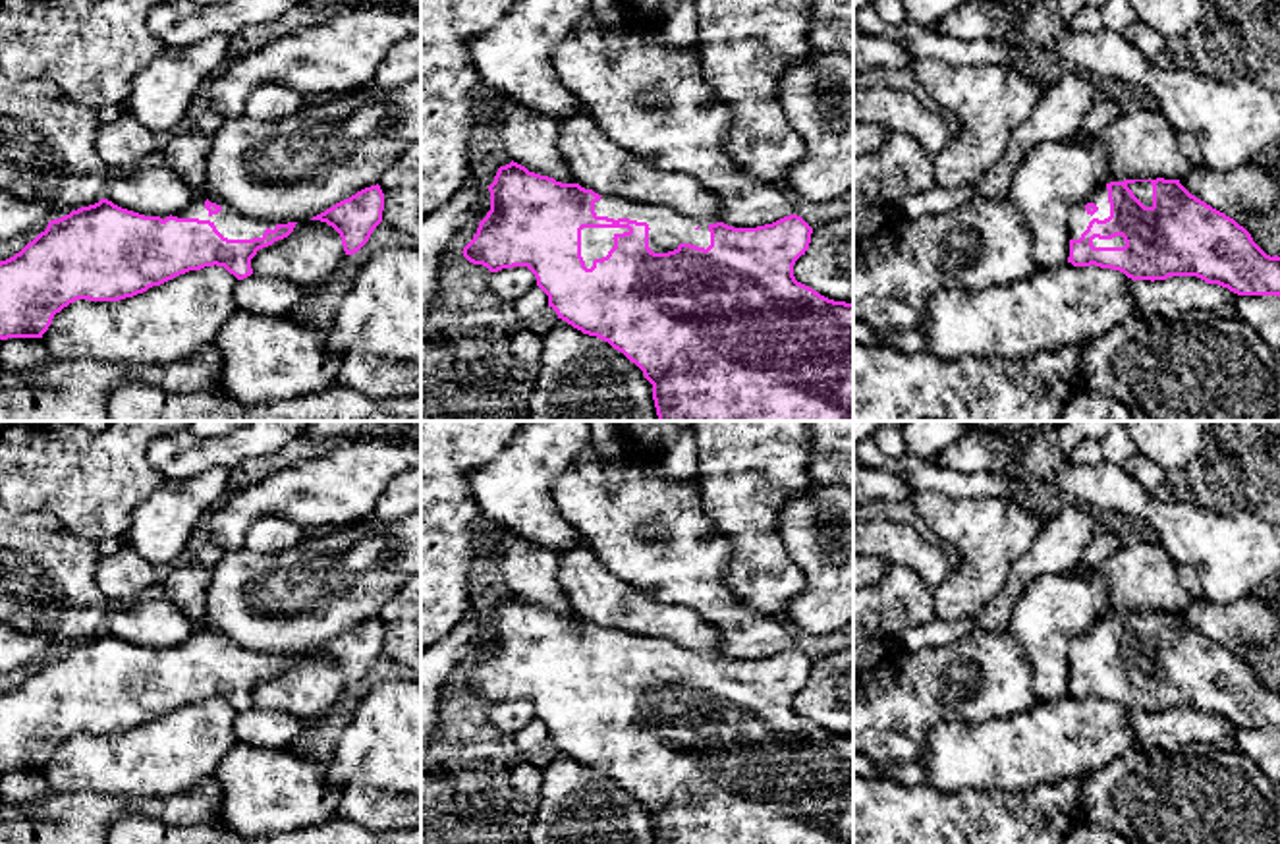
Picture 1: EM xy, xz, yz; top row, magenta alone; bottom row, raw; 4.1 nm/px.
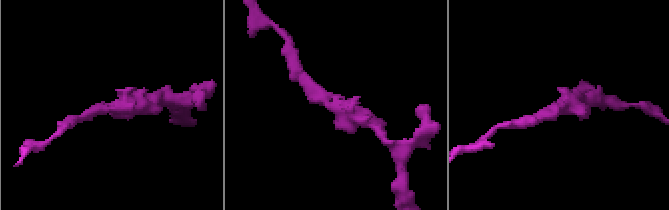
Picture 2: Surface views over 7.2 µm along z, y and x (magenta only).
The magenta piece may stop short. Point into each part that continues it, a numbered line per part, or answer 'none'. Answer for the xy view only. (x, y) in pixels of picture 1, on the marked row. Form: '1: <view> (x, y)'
1: xy (232, 225)

